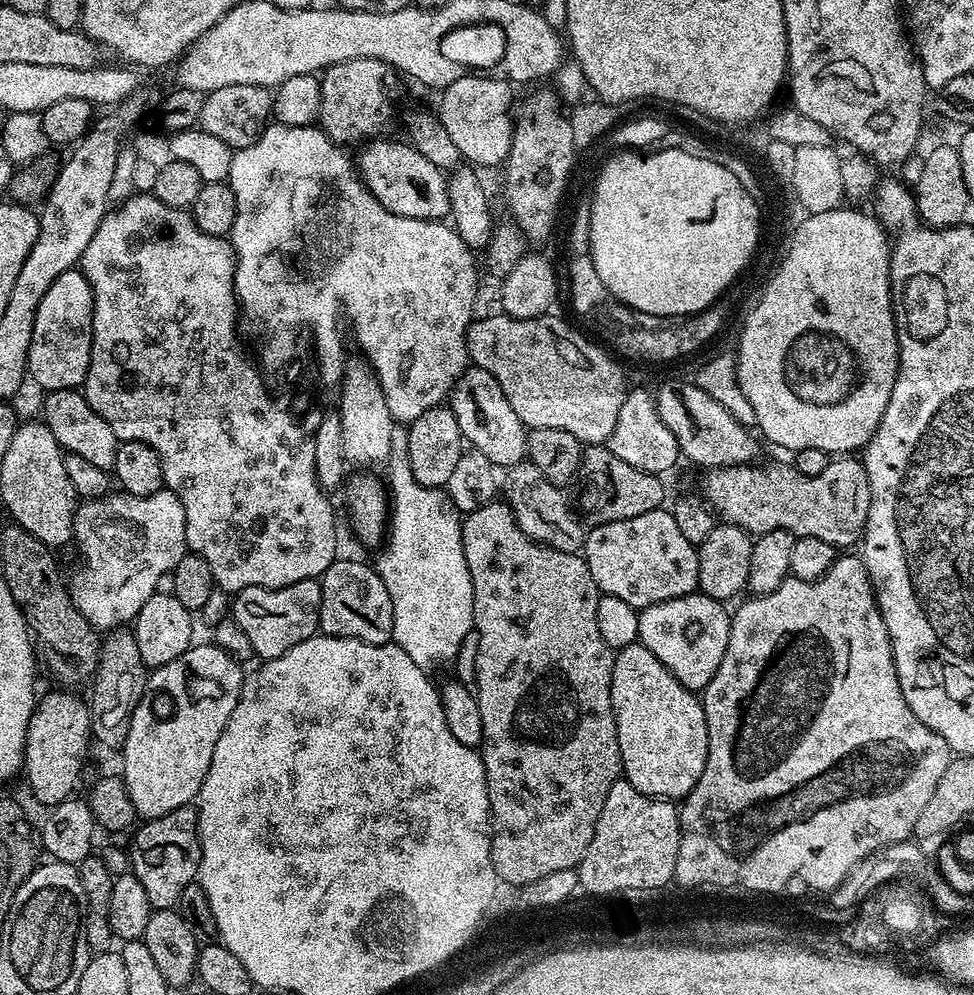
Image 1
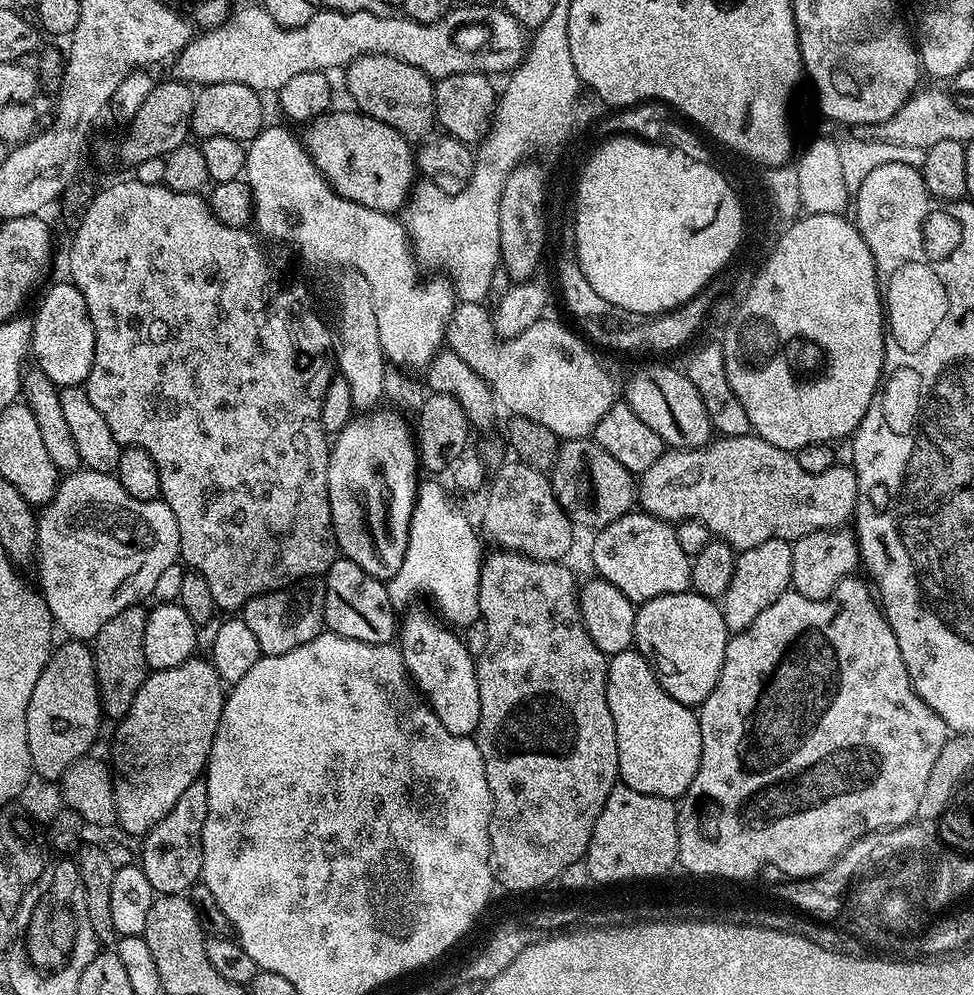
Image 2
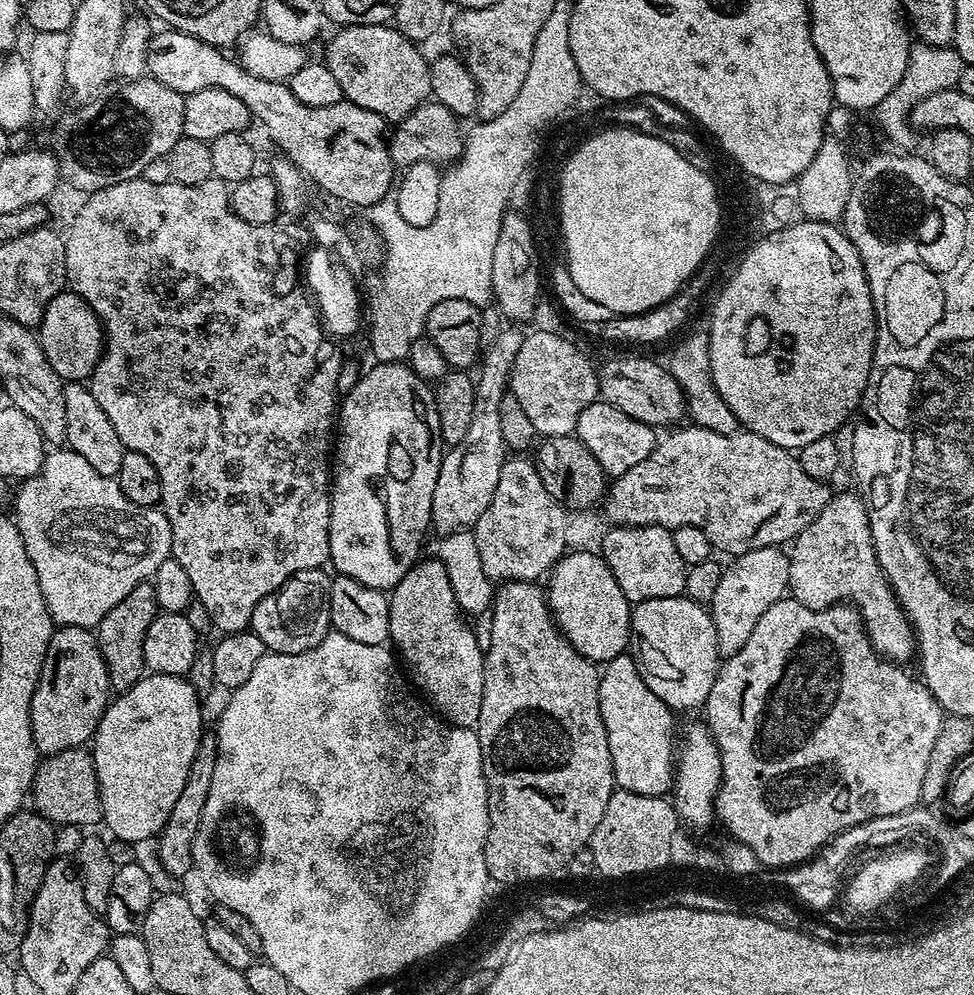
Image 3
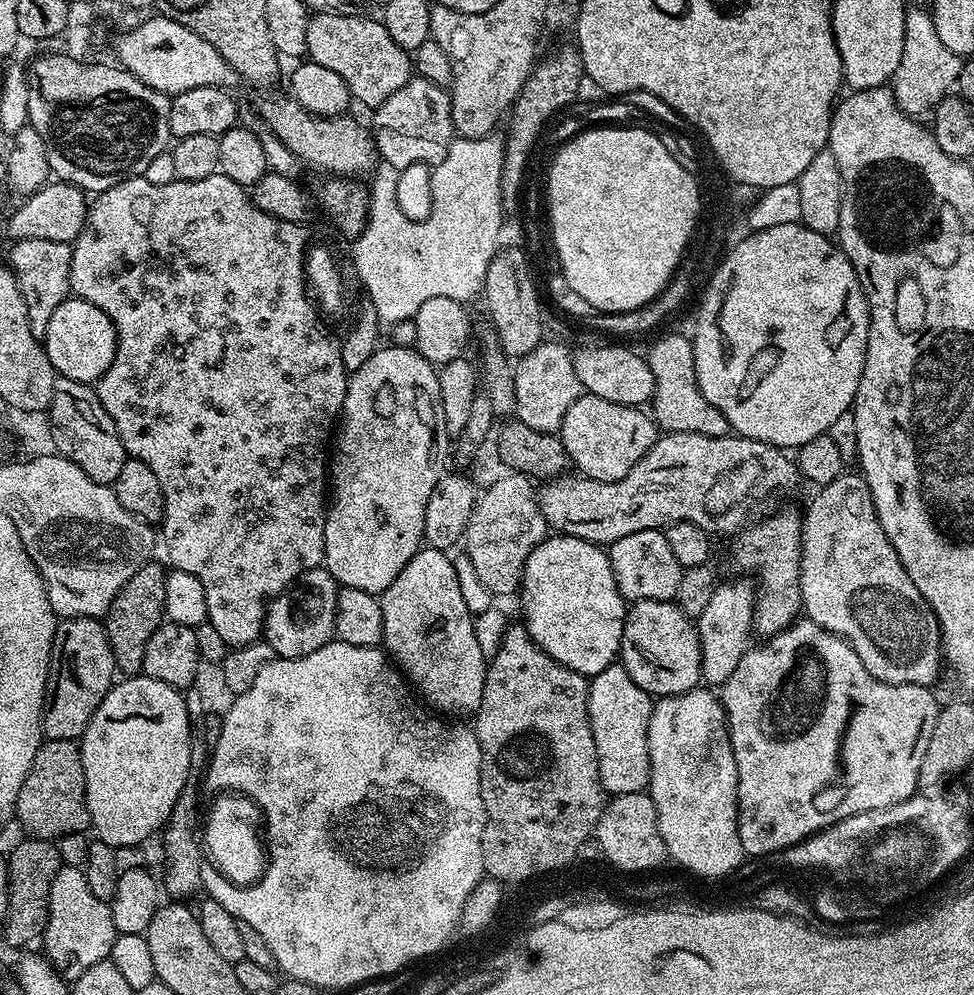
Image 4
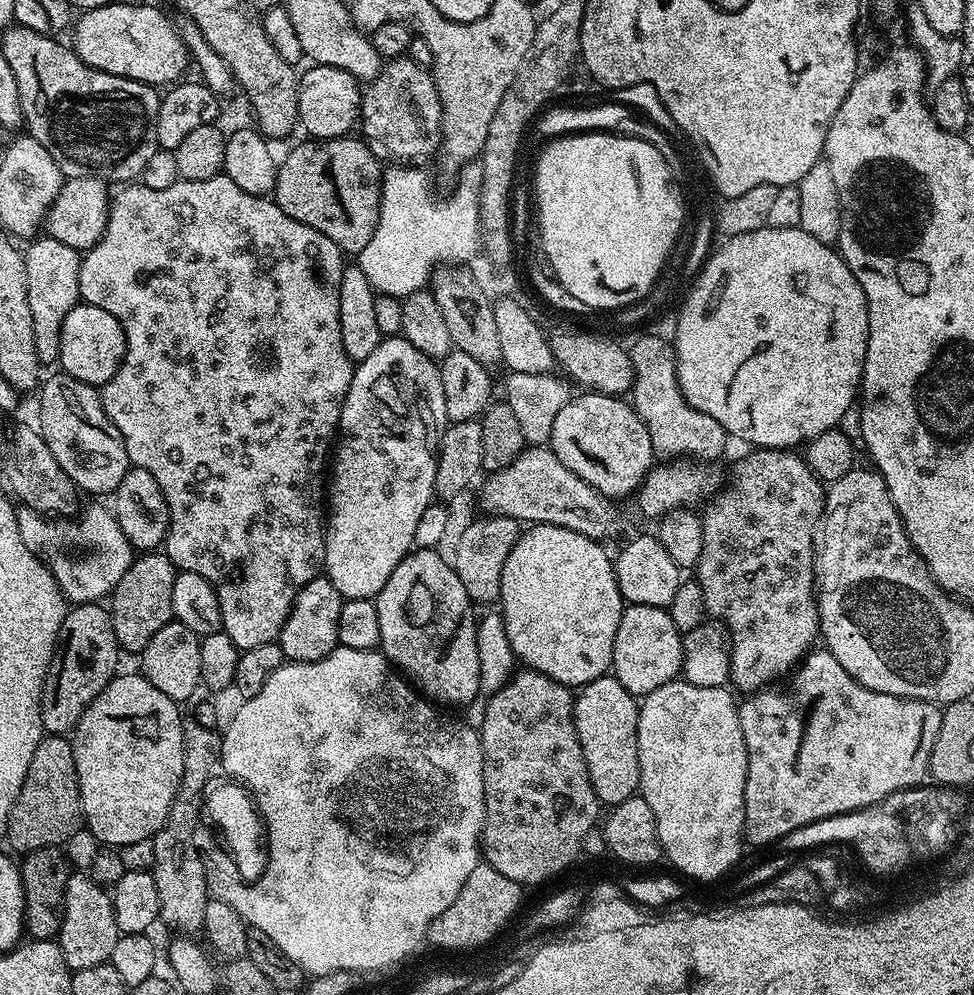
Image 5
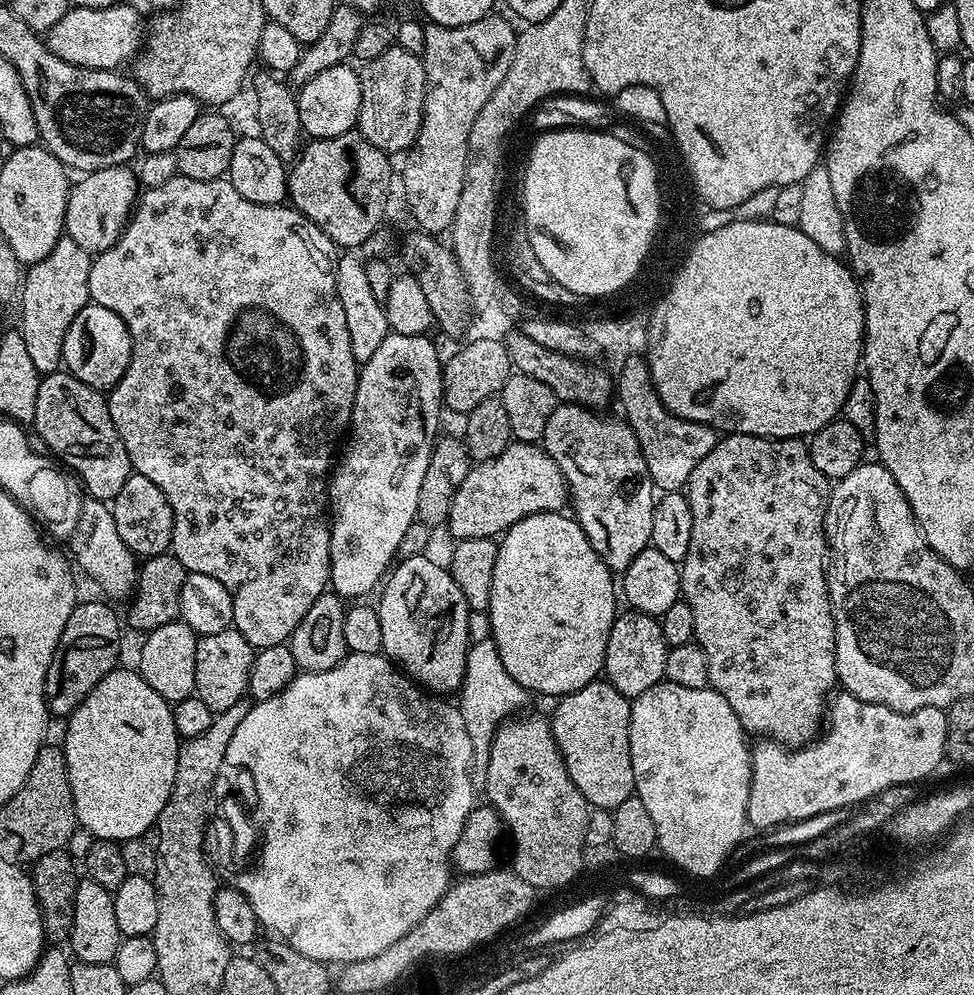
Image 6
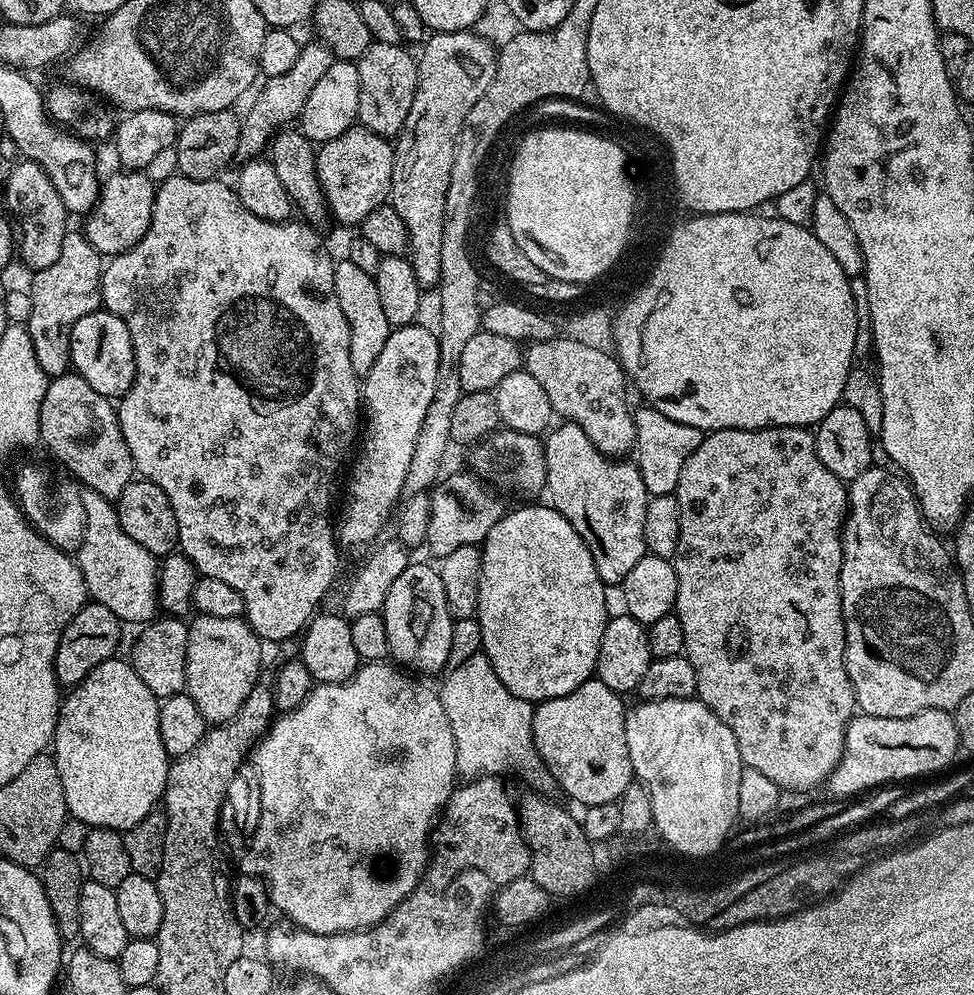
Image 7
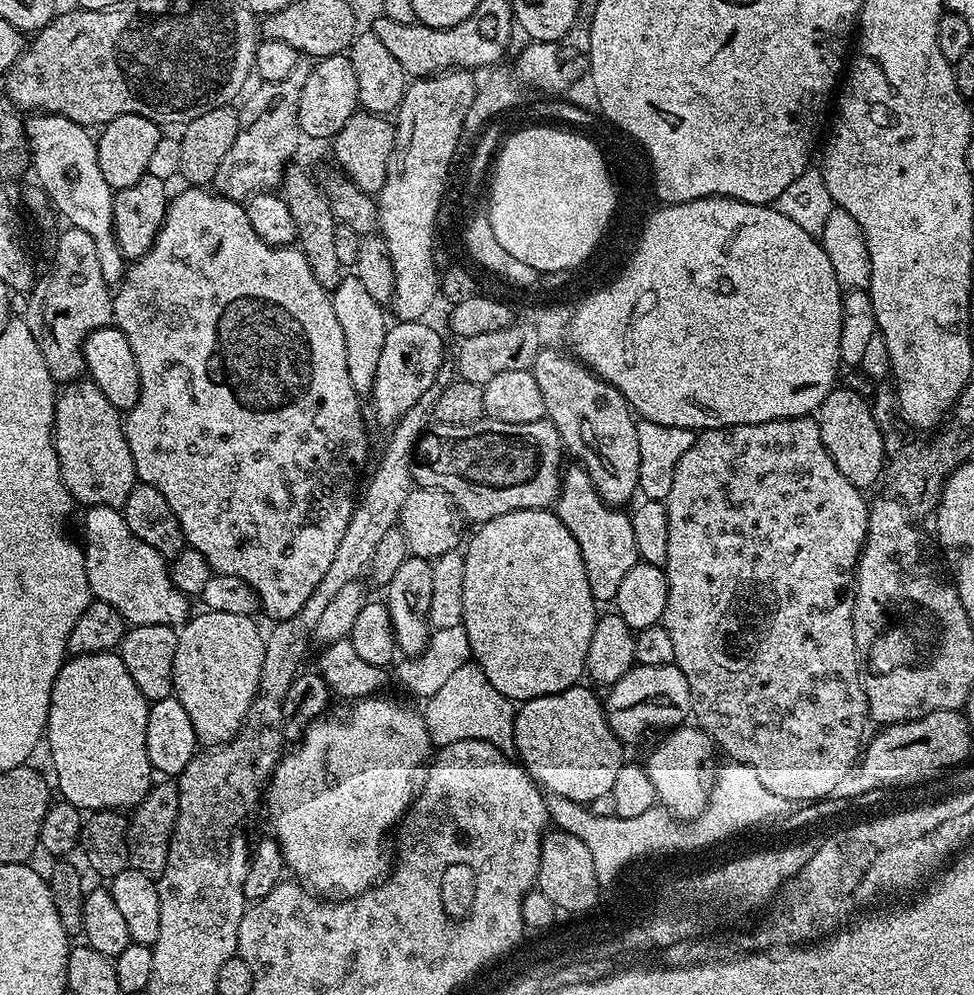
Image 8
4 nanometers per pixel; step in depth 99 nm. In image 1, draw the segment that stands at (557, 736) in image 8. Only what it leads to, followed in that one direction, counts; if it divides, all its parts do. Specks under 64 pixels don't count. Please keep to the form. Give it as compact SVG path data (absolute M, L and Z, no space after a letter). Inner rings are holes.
M640 643L628 644L615 653L616 661L610 682L614 722L618 730L618 750L623 779L647 796L658 796L673 802L687 796L702 778L708 757L708 731L701 697L678 682Z

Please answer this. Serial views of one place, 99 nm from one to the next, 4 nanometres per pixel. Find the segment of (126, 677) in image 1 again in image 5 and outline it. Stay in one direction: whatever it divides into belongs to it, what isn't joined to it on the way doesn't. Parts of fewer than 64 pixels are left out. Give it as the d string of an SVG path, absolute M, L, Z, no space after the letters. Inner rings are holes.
M153 550L140 552L133 559L130 570L122 574L122 582L118 582L110 597L110 611L116 641L125 653L143 652L146 642L150 642L150 638L154 638L162 626L173 623L174 578L177 571L167 552Z

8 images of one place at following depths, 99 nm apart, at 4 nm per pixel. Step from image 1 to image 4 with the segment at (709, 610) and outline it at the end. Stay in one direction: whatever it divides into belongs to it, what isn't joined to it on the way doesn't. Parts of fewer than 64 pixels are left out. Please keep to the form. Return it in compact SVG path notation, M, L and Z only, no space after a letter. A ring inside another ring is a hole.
M637 600L627 609L618 660L626 674L653 698L682 695L702 680L695 623L672 600Z

